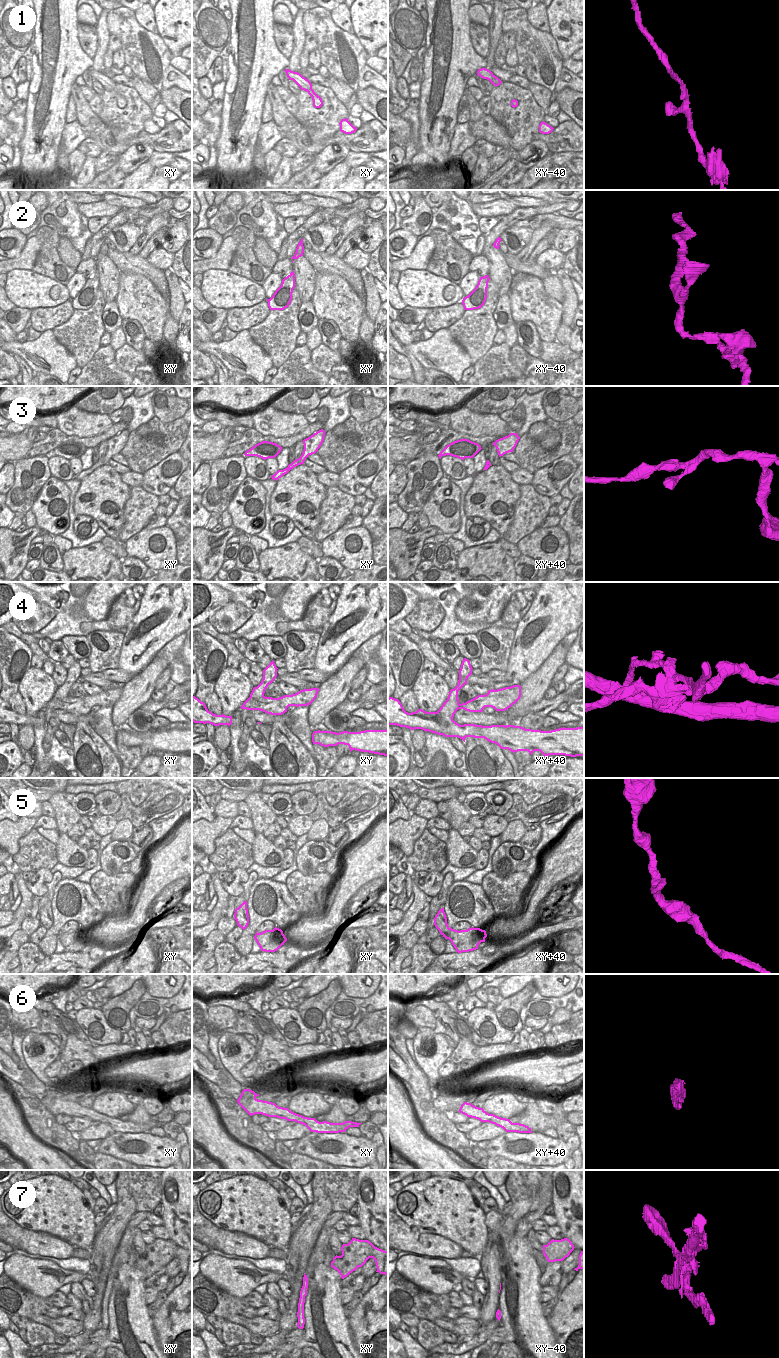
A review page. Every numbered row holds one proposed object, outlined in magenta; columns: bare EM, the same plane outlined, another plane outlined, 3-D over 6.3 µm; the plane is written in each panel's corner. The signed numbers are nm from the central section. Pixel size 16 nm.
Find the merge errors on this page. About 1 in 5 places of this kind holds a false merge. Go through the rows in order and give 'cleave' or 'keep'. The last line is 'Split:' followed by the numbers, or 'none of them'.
1: keep
2: keep
3: keep
4: cleave
5: keep
6: keep
7: cleave
Split: 4, 7

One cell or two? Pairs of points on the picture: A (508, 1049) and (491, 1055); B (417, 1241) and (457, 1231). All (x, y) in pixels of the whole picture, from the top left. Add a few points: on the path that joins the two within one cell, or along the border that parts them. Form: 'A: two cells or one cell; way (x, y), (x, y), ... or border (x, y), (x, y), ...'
A: one cell; way (504, 1050), (495, 1051)
B: two cells; border (417, 1229), (423, 1233), (442, 1235), (460, 1247)

